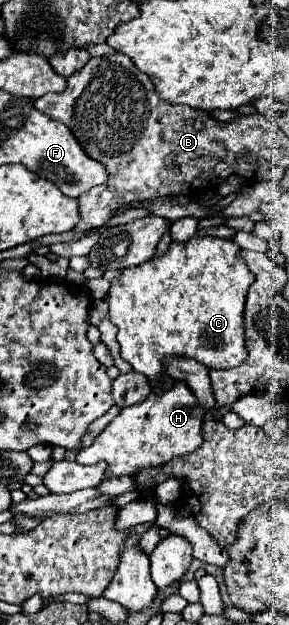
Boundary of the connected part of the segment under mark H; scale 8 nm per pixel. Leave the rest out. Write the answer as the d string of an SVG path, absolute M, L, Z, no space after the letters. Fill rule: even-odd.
M174 382L168 392L150 392L144 402L122 408L88 448L78 450L76 462L92 465L104 460L108 462L112 478L134 476L142 468L160 466L172 458L194 452L202 444L204 416L204 406L198 402L194 392L184 382Z

